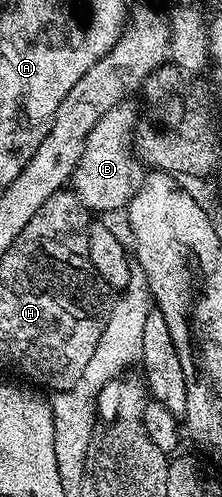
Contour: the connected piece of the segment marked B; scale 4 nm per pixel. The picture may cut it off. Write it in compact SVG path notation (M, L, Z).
M128 102L116 104L97 122L86 138L82 158L72 171L71 191L75 192L89 213L127 209L144 181L146 168L136 157L132 146L138 112L130 105Z

